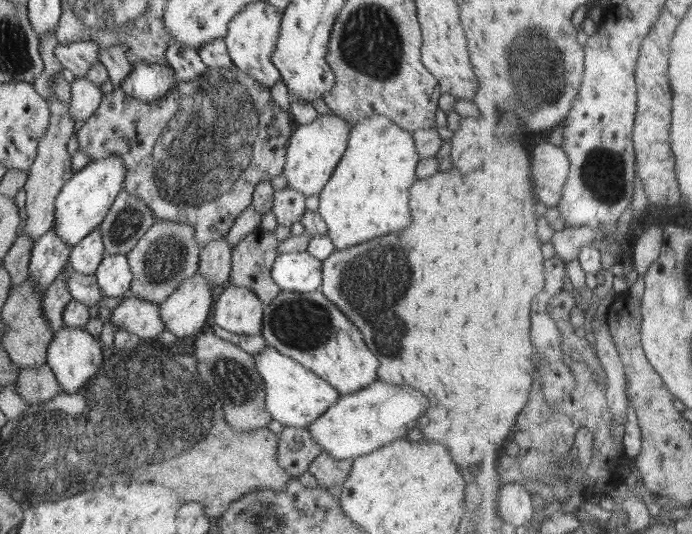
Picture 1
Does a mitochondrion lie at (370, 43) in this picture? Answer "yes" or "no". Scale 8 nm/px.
yes

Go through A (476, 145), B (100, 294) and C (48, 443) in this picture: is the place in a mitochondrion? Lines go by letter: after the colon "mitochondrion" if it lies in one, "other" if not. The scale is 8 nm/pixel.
A: other
B: other
C: mitochondrion

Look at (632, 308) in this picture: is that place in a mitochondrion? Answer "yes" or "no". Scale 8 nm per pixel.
no

